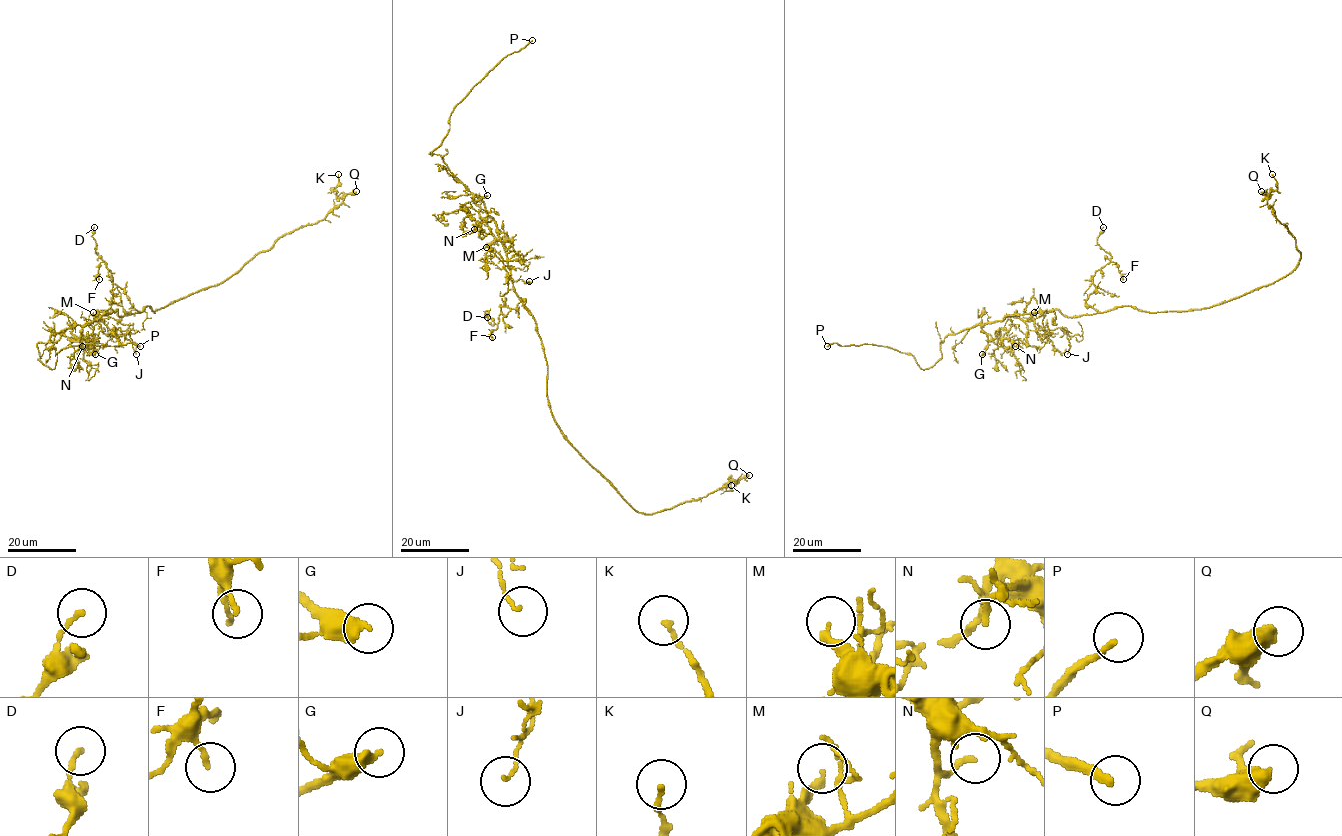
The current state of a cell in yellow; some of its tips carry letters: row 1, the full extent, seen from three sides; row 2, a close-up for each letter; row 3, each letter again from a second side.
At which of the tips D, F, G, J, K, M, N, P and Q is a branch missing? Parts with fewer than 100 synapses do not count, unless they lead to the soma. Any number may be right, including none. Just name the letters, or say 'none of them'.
P, Q

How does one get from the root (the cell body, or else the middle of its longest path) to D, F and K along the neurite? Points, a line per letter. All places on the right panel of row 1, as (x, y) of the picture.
D: (1108, 310), (1100, 312), (1086, 303), (1095, 289), (1095, 273), (1110, 261), (1111, 256), (1097, 241), (1103, 227)
F: (1108, 310), (1100, 312), (1086, 303), (1095, 289), (1095, 273), (1116, 262), (1123, 279)
K: (1108, 310), (1201, 310), (1287, 275), (1300, 253), (1267, 204), (1266, 197), (1277, 188), (1272, 174)

